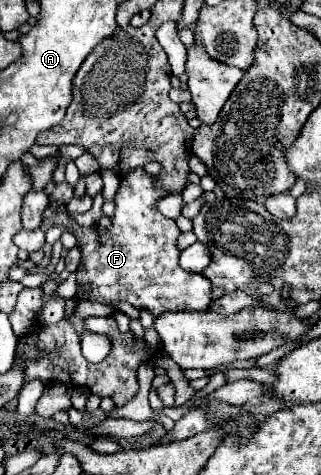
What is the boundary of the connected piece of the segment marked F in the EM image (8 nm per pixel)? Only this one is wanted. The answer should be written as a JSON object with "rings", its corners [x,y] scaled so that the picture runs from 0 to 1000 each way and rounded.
{"rings":[[[427,354],[402,362],[389,375],[377,375],[371,404],[358,413],[358,455],[352,480],[321,484],[308,476],[265,480],[246,476],[215,459],[209,446],[171,451],[153,463],[134,467],[140,480],[153,476],[209,476],[234,488],[240,505],[259,514],[259,552],[240,568],[240,598],[277,598],[283,623],[277,632],[340,640],[352,644],[371,632],[389,632],[414,640],[421,648],[458,644],[477,665],[495,665],[495,657],[576,657],[576,653],[614,653],[639,657],[657,636],[657,598],[632,577],[614,573],[576,573],[551,556],[551,497],[564,493],[545,463],[514,459],[483,442],[483,425],[508,417],[514,408],[502,396],[483,392],[477,371],[452,366],[445,354]]]}

